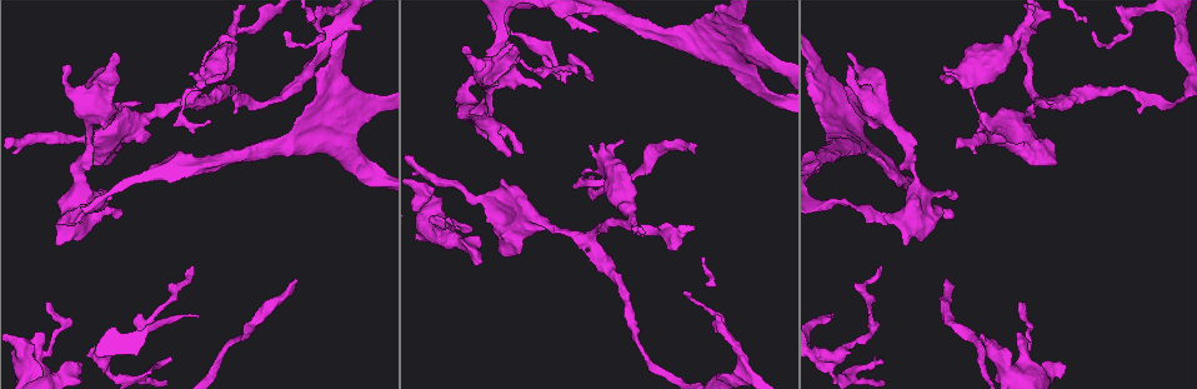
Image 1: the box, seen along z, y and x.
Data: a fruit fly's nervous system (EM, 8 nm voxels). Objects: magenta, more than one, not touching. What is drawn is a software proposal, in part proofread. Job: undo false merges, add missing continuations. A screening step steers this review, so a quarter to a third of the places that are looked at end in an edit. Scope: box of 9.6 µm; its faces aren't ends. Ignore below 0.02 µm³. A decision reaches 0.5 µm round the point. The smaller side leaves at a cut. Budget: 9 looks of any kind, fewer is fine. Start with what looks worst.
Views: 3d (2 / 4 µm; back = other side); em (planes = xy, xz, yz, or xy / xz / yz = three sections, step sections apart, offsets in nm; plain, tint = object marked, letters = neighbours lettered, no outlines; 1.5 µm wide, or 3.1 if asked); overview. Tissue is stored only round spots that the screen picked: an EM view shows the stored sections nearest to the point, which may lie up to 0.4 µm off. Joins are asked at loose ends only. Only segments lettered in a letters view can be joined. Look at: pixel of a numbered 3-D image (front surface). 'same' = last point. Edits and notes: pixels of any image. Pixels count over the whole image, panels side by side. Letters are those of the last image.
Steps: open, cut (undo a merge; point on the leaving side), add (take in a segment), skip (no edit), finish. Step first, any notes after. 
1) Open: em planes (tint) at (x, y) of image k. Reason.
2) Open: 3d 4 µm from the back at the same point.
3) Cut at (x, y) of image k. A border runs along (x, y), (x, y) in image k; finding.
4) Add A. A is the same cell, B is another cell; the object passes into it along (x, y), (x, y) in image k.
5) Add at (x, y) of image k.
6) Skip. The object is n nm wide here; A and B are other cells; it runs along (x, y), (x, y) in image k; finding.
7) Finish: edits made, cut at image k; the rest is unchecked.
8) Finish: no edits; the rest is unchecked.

Open: em planes (letters) at (945, 280) of image 1. An open end.

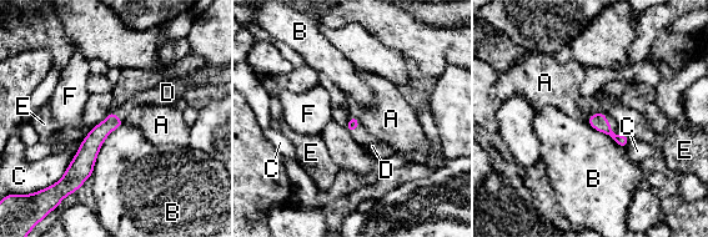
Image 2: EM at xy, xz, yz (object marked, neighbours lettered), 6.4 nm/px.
Add D. D is the same cell, A, B, C, E and F are other cells; the object passes into it along (598, 121), (609, 127), (614, 126) in image 2; it goes on there.

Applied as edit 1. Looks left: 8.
Open: overview.

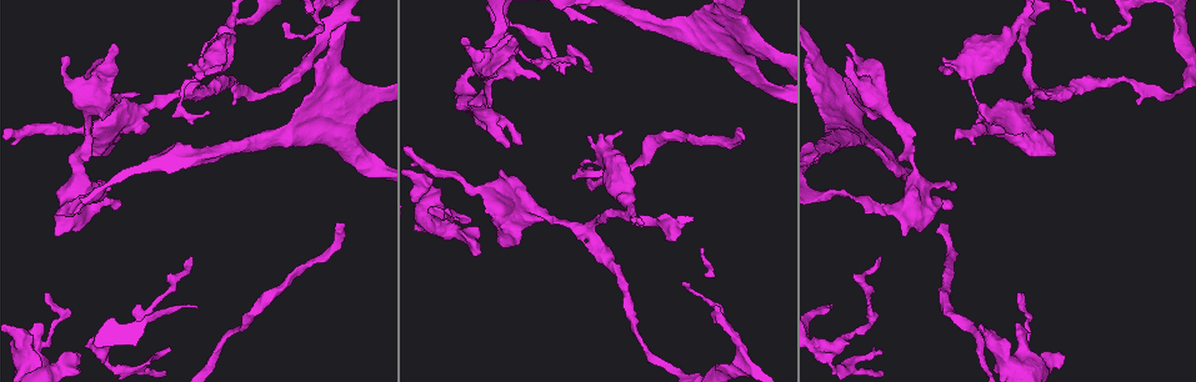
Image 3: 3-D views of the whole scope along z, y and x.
Open: em xz step 4 (letters) at (589, 137) of image 3.

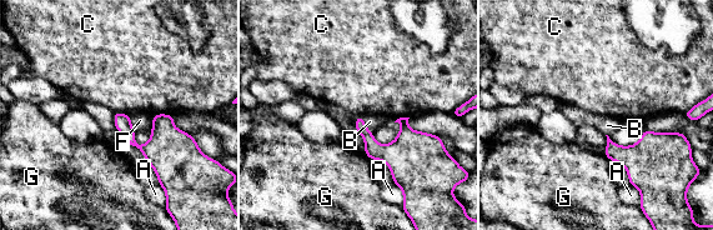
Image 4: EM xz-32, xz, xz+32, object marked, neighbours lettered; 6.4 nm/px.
Skip. A, B, C, F and G are other cells; a border runs along (174, 114), (154, 114), (151, 116) in image 4; no lettered segment goes on from it.

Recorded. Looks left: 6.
Open: 3d 4 µm at (139, 95) of image 3. An open end.

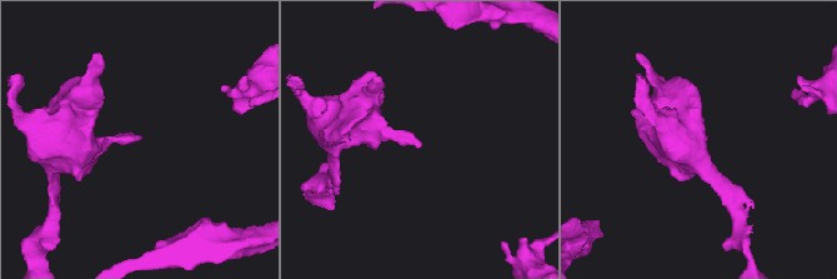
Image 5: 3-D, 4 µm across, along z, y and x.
Open: em planes (letters) at (140, 135) of image 5.

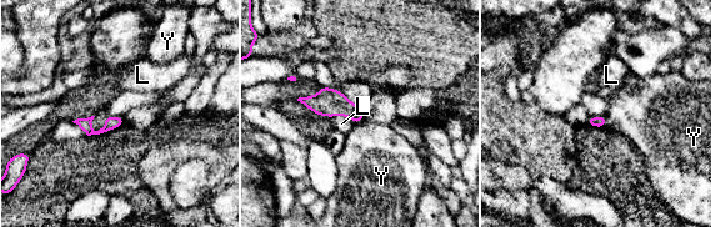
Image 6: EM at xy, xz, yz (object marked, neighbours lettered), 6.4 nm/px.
Skip. L and Y are other cells; a border runs along (604, 116), (606, 125) in image 6; no lettered segment goes on from it.

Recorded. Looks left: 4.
Open: em xz step 4 (letters) at (847, 59) of image 3. Tapers out.

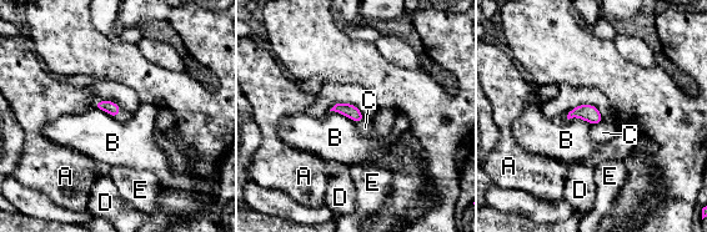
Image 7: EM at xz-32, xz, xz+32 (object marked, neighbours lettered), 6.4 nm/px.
Open: em planes (letters) at the same point.

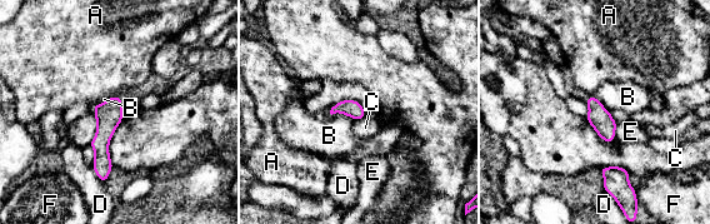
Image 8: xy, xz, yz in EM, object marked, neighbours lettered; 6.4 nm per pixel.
Skip. The object is 110 nm wide here; A, B, C, D, E and F are other cells; a border runs along (330, 113), (343, 113), (355, 120) in image 8; no lettered segment goes on from it.

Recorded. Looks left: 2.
Finish: edits made, add at image 2; the rest is unchecked.

